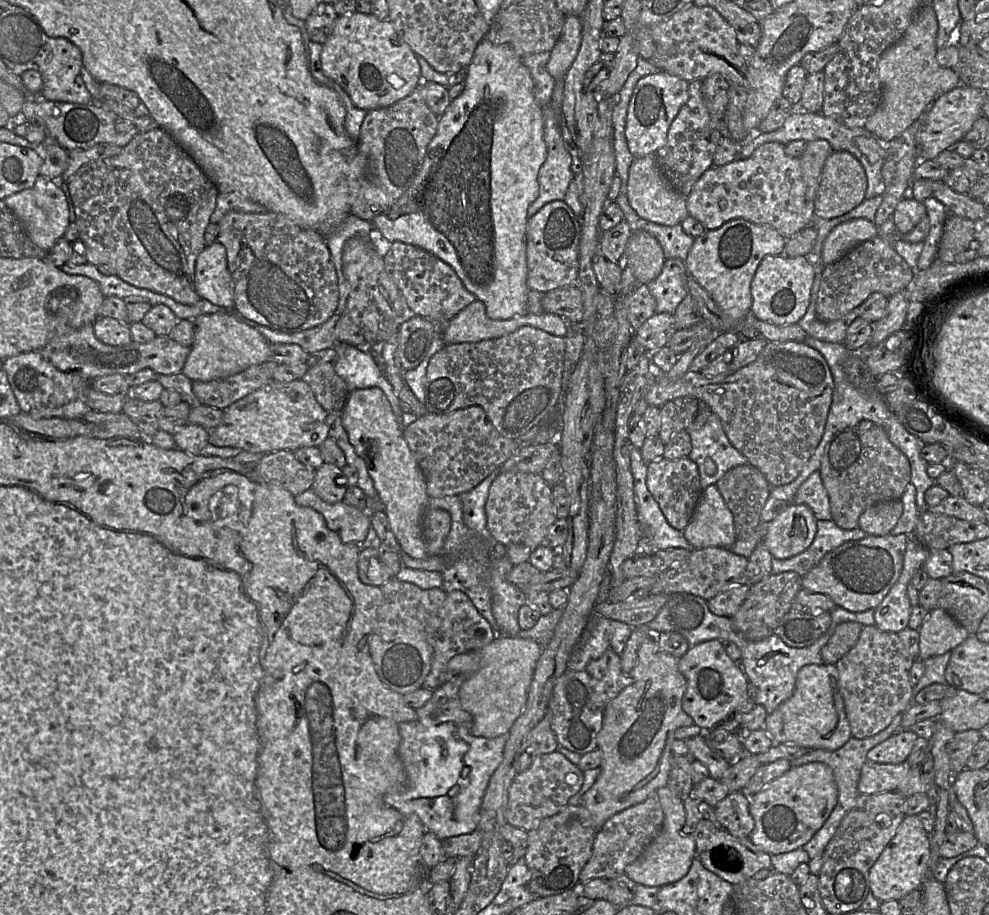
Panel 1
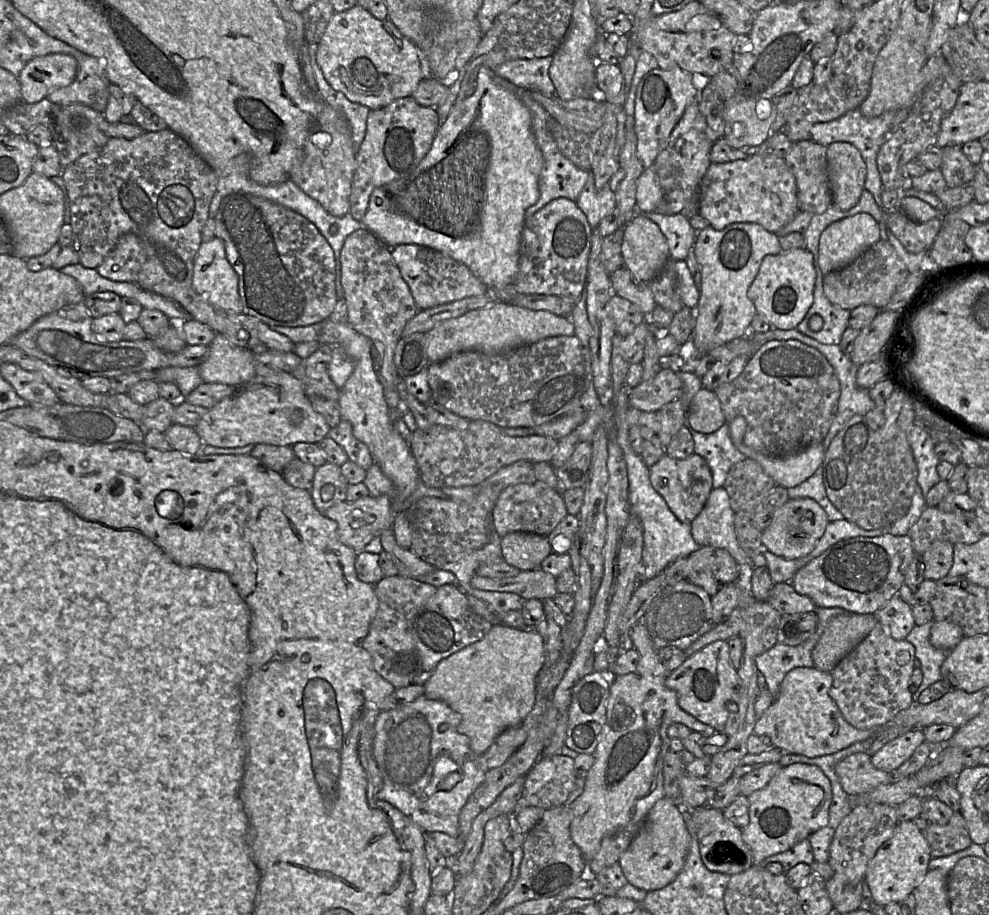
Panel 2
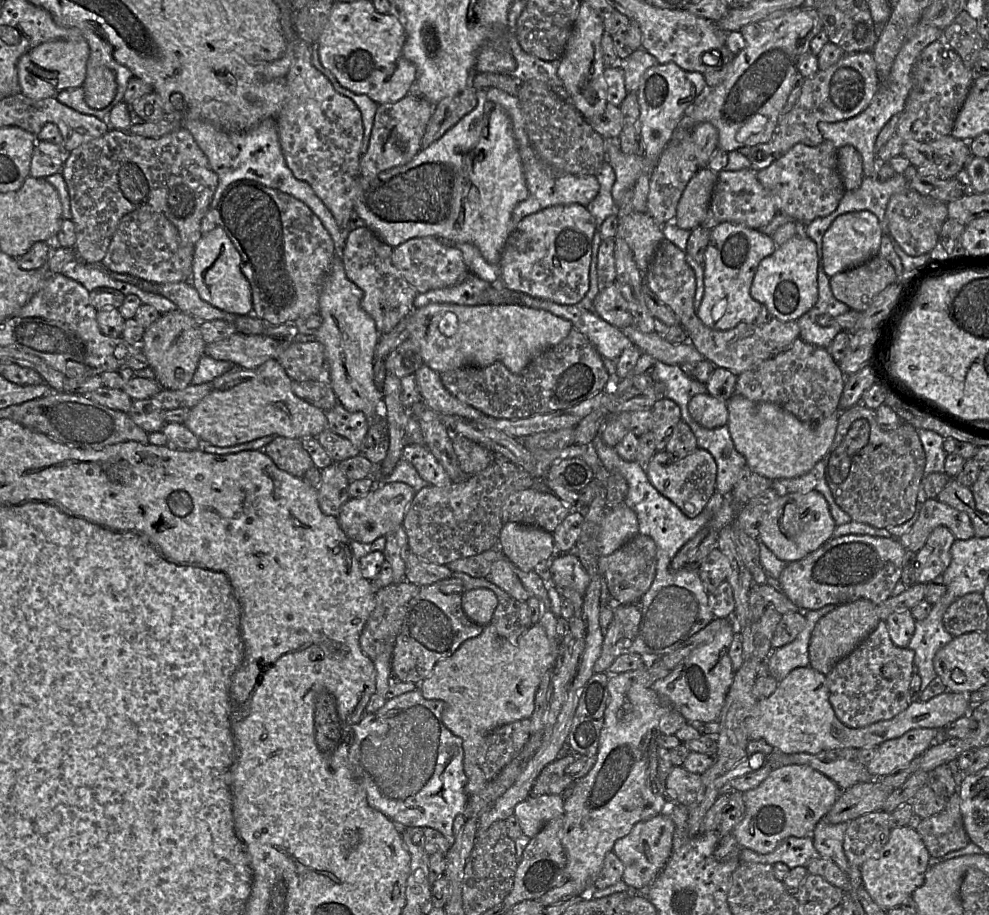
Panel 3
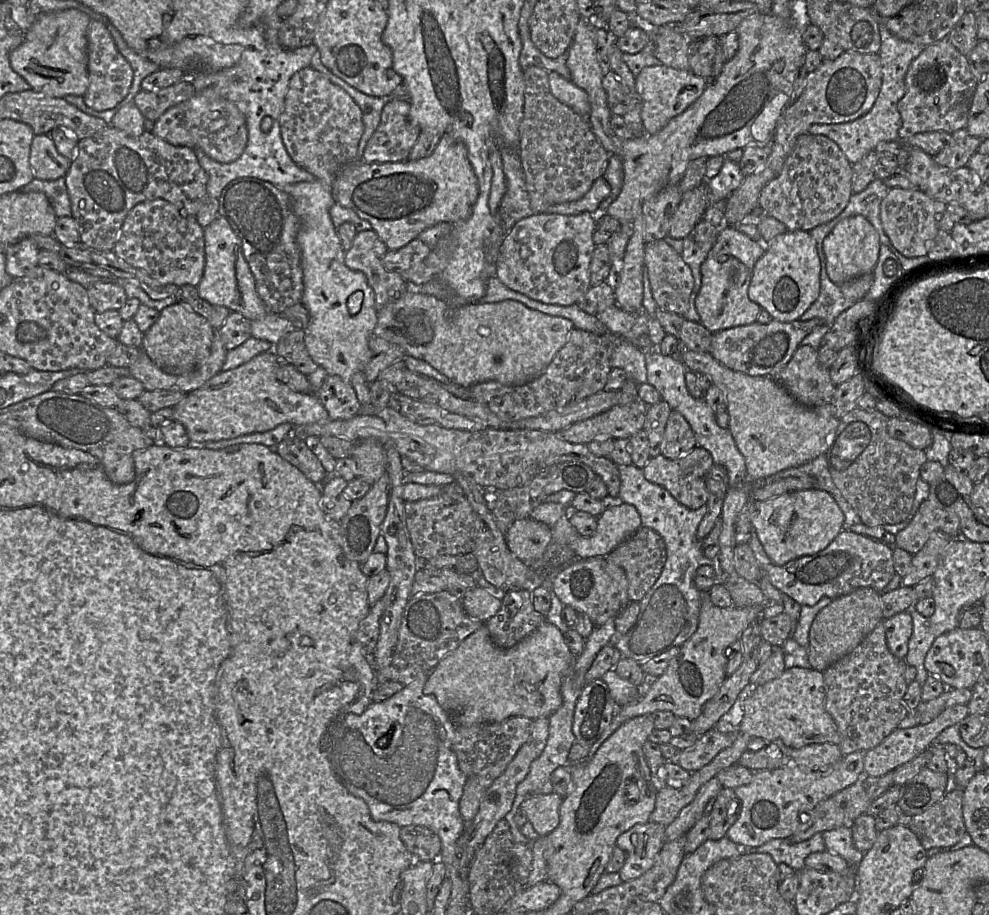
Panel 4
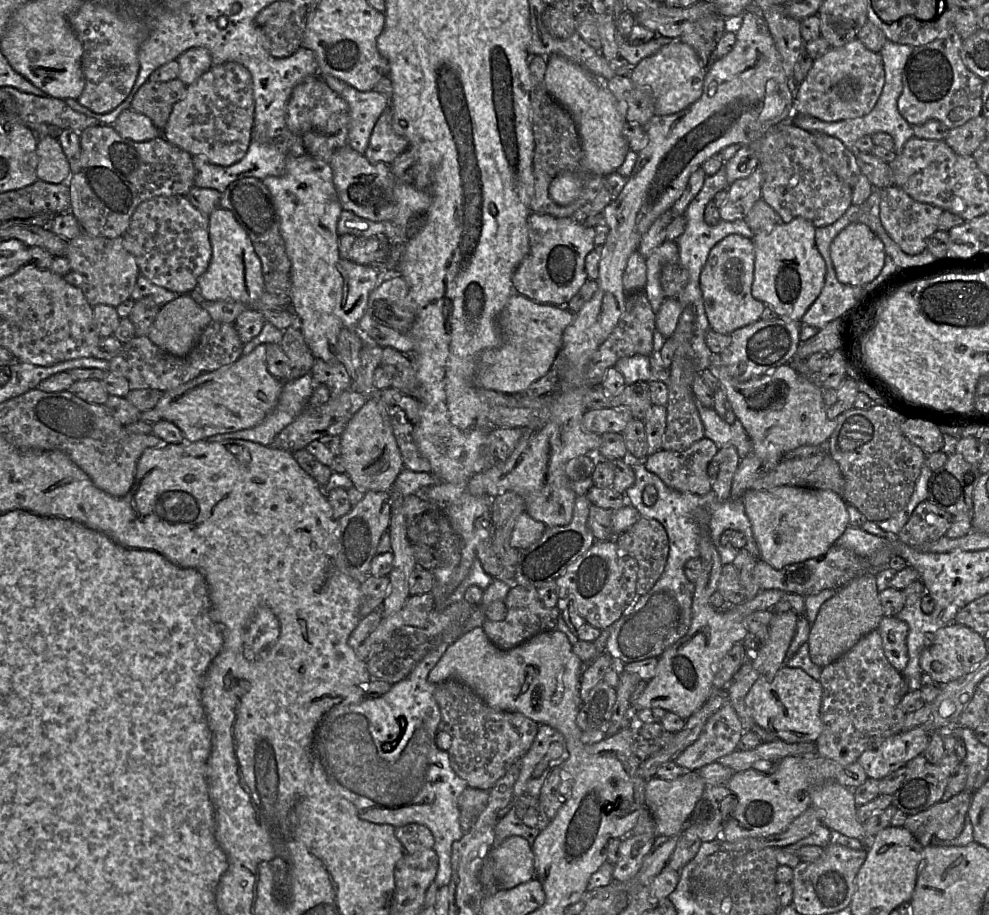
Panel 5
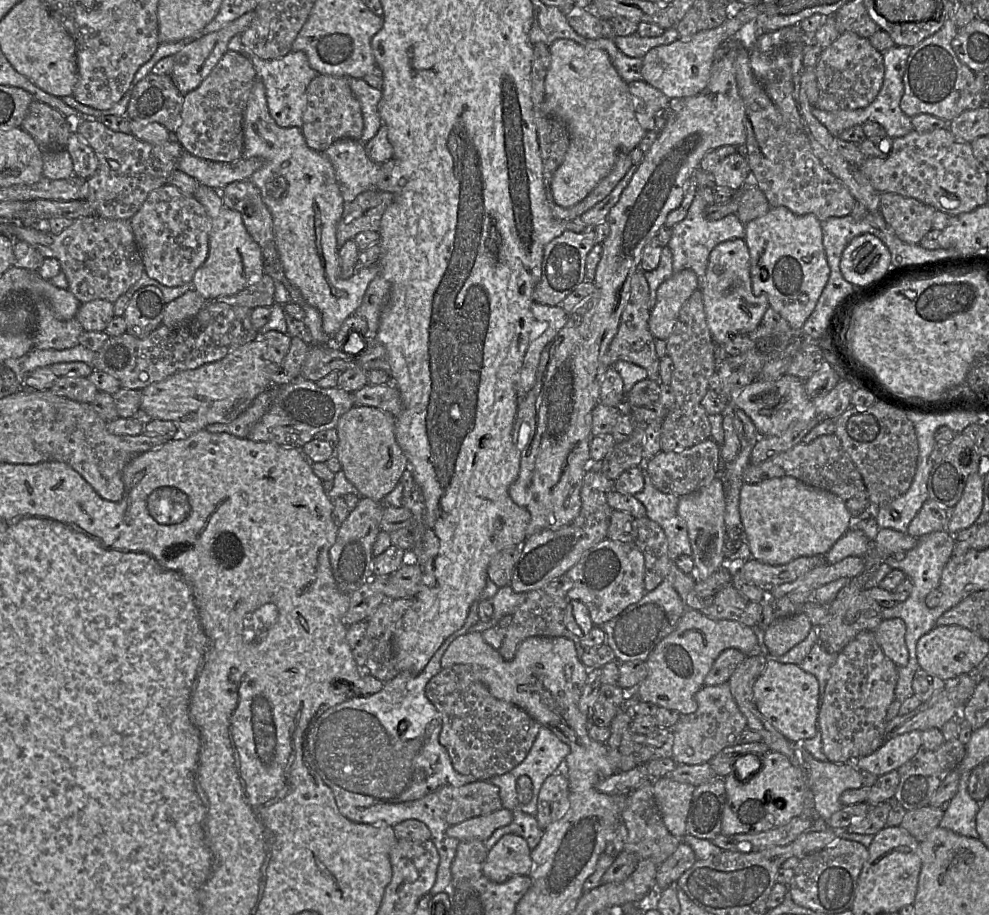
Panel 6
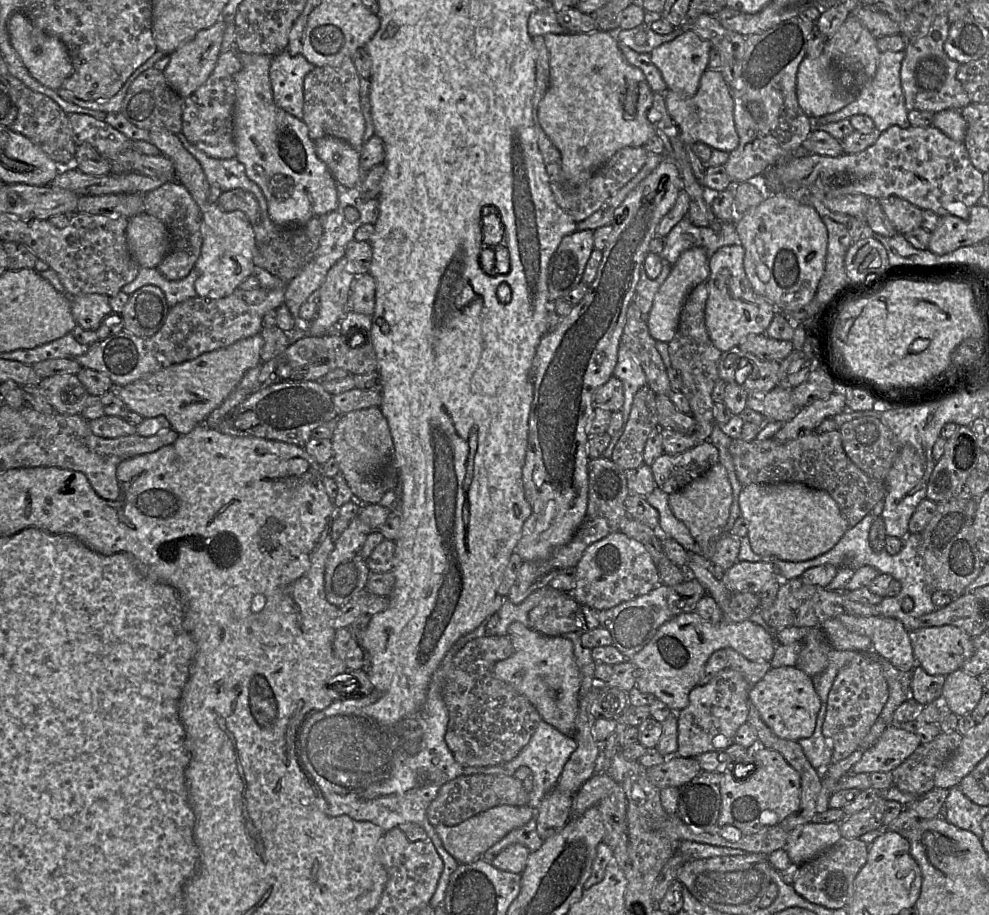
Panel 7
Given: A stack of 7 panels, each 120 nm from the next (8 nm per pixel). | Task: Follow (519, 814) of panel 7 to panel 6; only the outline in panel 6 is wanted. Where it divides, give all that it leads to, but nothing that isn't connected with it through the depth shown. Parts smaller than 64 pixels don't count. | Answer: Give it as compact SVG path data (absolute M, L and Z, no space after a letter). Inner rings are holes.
M502 808L488 815L478 816L460 824L449 826L447 835L460 840L460 842L468 840L486 841L495 830L509 825L512 819L513 812Z

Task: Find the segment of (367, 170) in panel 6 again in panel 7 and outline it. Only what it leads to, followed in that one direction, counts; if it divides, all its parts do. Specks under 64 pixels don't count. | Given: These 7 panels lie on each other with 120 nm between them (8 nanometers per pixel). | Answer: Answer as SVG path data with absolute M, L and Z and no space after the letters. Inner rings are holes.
M324 136L314 142L318 158L327 165L338 186L353 188L362 181L361 149L333 136Z

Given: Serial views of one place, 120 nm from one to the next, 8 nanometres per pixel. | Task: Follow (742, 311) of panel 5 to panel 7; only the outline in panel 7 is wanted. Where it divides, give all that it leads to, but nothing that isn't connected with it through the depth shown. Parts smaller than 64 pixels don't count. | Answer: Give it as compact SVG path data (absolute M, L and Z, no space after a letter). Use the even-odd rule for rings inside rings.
M734 244L720 247L709 259L705 325L712 343L722 352L738 346L748 335L765 334L777 312L770 301L752 288L744 269L744 256L744 247Z

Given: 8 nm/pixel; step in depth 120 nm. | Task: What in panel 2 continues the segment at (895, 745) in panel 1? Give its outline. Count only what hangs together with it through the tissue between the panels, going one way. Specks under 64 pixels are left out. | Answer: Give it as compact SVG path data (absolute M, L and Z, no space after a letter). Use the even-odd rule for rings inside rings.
M912 729L885 744L871 756L871 762L877 769L893 773L925 741L923 729Z

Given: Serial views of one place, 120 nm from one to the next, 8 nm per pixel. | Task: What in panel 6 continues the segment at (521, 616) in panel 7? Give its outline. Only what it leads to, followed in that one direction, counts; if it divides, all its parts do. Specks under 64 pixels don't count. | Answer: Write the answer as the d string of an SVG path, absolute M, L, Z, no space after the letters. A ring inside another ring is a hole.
M508 585L499 588L492 598L494 608L493 616L488 622L479 621L469 629L469 633L481 632L481 634L498 625L500 619L505 615L513 615L517 608L526 600L527 593L517 593Z

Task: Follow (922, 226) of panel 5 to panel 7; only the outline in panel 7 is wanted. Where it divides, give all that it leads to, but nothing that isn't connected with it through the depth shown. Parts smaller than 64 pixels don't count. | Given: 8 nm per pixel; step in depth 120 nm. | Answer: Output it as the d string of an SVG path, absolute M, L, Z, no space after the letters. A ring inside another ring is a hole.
M889 196L879 199L879 202L899 234L904 235L922 227L922 210L909 201L896 196Z

